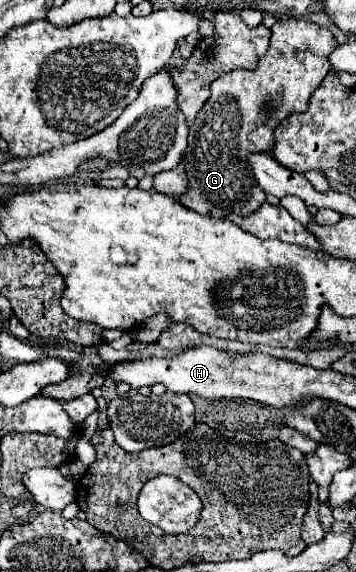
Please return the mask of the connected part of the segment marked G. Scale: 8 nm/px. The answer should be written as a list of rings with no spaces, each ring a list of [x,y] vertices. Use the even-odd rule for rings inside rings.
[[[282,19],[272,27],[270,47],[254,69],[234,69],[212,81],[210,99],[200,109],[188,135],[186,173],[190,189],[180,197],[184,207],[222,219],[230,209],[252,213],[252,209],[264,203],[264,191],[258,189],[246,157],[254,151],[270,151],[274,141],[272,131],[278,121],[290,113],[304,113],[308,109],[312,91],[330,71],[328,55],[336,47],[338,41],[326,27],[308,19]],[[264,105],[274,105],[276,113],[264,117]]]

